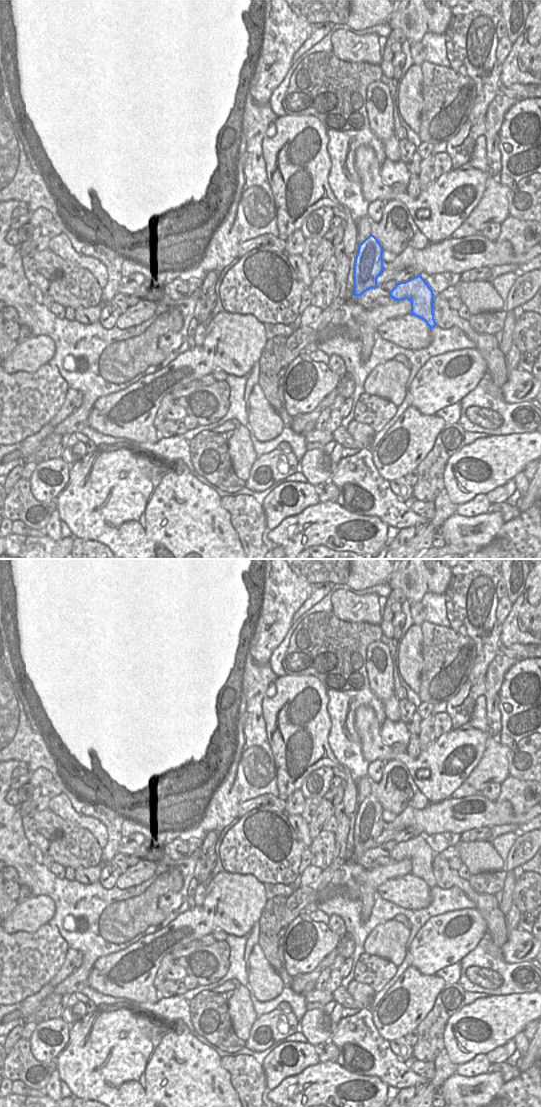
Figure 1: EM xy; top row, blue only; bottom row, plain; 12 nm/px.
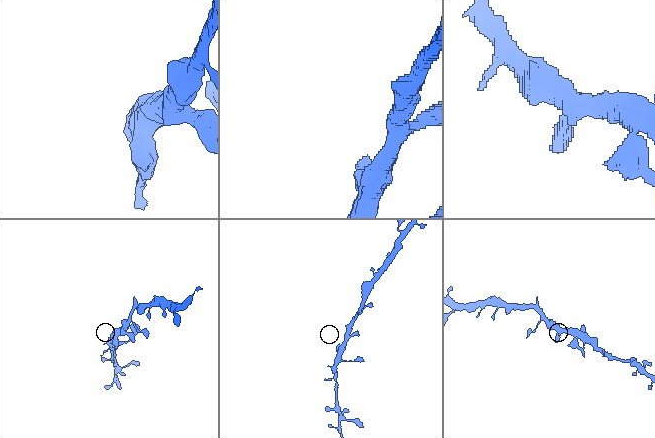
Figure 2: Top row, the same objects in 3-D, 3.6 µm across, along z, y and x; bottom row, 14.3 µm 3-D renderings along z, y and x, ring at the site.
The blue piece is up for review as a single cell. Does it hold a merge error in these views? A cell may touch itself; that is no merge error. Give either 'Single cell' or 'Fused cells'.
Single cell.

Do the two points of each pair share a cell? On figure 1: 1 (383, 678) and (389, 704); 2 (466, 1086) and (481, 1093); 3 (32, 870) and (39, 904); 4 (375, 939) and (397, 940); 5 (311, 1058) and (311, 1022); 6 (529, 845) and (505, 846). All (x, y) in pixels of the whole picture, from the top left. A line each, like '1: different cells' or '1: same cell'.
1: same cell
2: same cell
3: different cells
4: same cell
5: different cells
6: different cells

